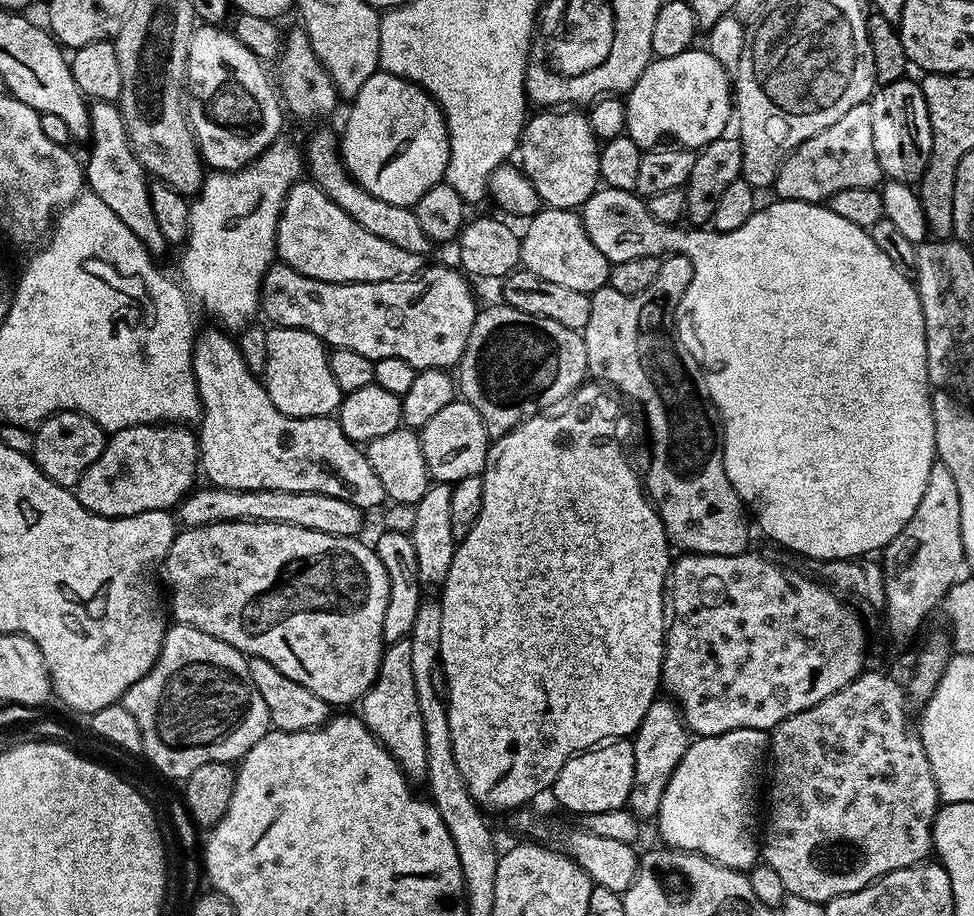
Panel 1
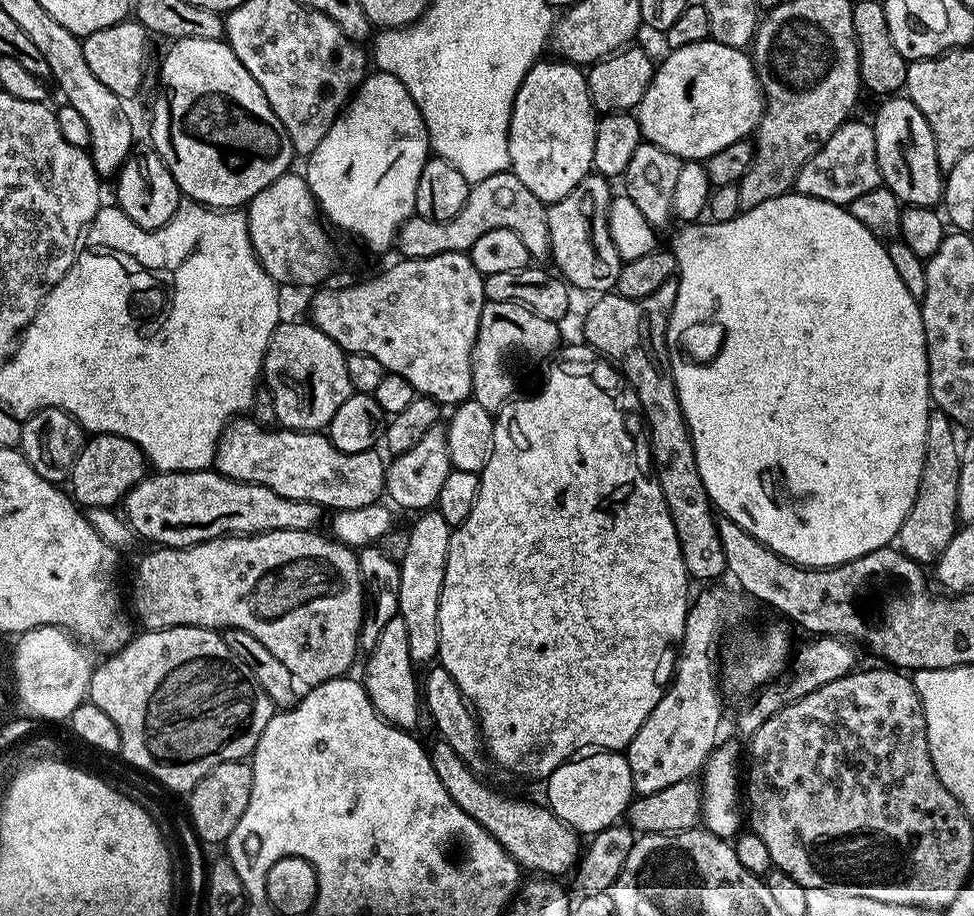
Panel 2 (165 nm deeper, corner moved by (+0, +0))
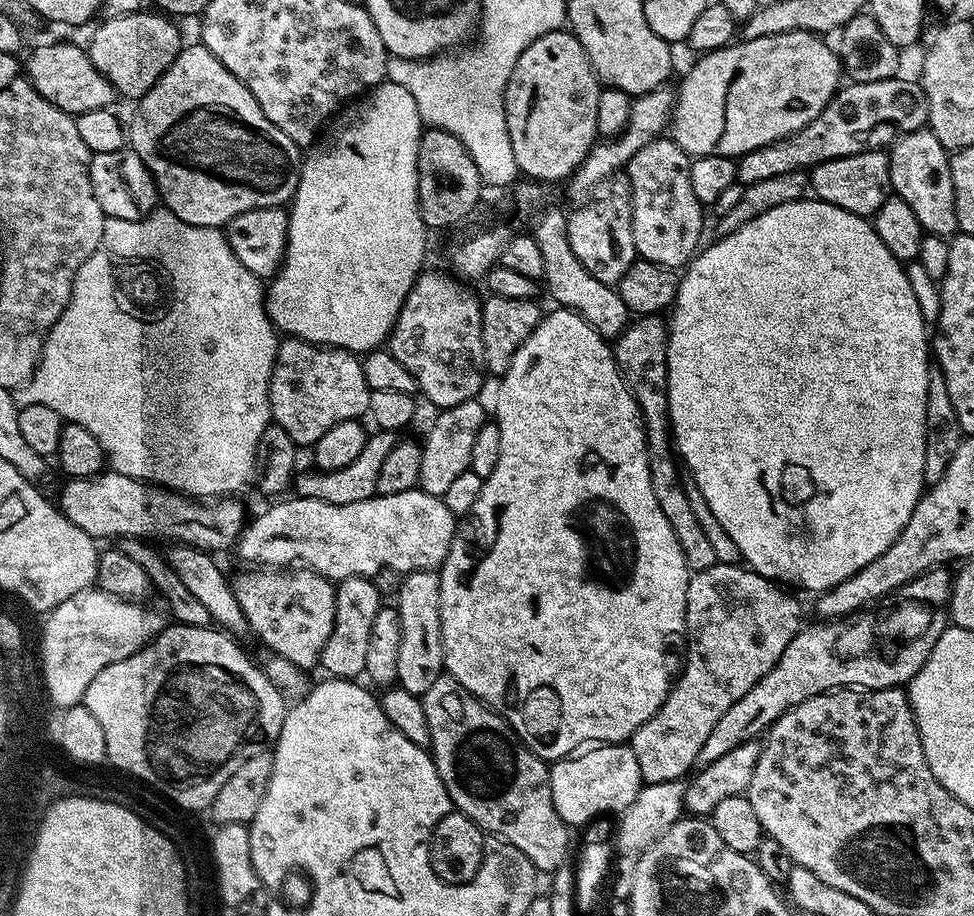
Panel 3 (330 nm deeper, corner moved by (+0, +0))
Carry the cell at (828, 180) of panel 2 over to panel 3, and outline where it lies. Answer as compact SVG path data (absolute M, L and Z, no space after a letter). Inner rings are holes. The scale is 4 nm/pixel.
M877 150L850 154L846 158L834 158L830 162L814 165L810 170L810 192L815 199L853 212L856 216L875 216L878 206L882 206L882 202L893 195L888 152Z

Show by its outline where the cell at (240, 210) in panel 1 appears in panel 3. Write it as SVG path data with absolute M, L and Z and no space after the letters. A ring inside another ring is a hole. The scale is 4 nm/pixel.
M167 210L152 212L145 220L105 219L100 245L94 250L94 254L90 254L90 258L86 258L86 262L82 262L82 266L76 271L70 302L66 306L64 313L58 318L58 322L54 322L54 326L49 330L48 335L44 337L44 349L40 352L40 360L36 363L36 369L33 370L32 377L30 377L27 384L23 385L15 393L14 399L17 405L20 406L26 404L50 406L50 410L58 410L58 414L65 422L77 424L86 430L90 430L90 434L94 434L94 438L98 438L101 453L106 457L107 463L108 460L112 463L109 465L113 472L126 474L135 480L146 480L153 484L158 484L162 488L170 488L174 492L193 498L232 498L240 494L236 492L242 491L247 484L249 487L253 483L256 474L258 438L262 438L262 430L266 430L266 426L269 424L272 415L272 407L268 401L268 387L270 386L270 378L272 377L272 367L276 365L277 347L278 329L272 323L272 319L270 319L266 311L265 285L262 283L261 277L250 274L250 270L246 270L246 266L242 266L242 262L238 262L234 250L230 250L230 242L227 235L220 228L207 228L206 226L187 224L186 222L182 222L182 218L178 218L175 214Z

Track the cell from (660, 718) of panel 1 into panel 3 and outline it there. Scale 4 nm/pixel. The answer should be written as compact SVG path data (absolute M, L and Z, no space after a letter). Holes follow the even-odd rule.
M716 563L689 575L686 590L688 657L685 660L683 657L682 667L666 702L662 702L660 709L645 724L638 726L630 741L644 784L684 780L697 767L698 750L702 750L706 738L710 738L710 730L718 726L722 714L726 714L726 710L730 710L730 706L738 702L746 690L753 688L772 669L774 662L778 662L778 658L782 658L782 650L790 646L802 627L800 604L788 592L791 591L785 590L779 583L740 564Z

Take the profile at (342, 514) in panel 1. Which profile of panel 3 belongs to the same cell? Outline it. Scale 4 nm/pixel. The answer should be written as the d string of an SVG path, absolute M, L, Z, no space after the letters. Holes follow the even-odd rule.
M111 470L101 471L81 480L71 478L63 481L58 507L66 519L74 522L97 541L103 542L107 536L115 538L152 538L161 536L176 544L189 544L203 552L220 554L223 548L237 543L240 533L246 527L244 508L236 498L216 498L205 502L200 498L185 496L170 488L162 488L146 480L135 480L126 474Z

